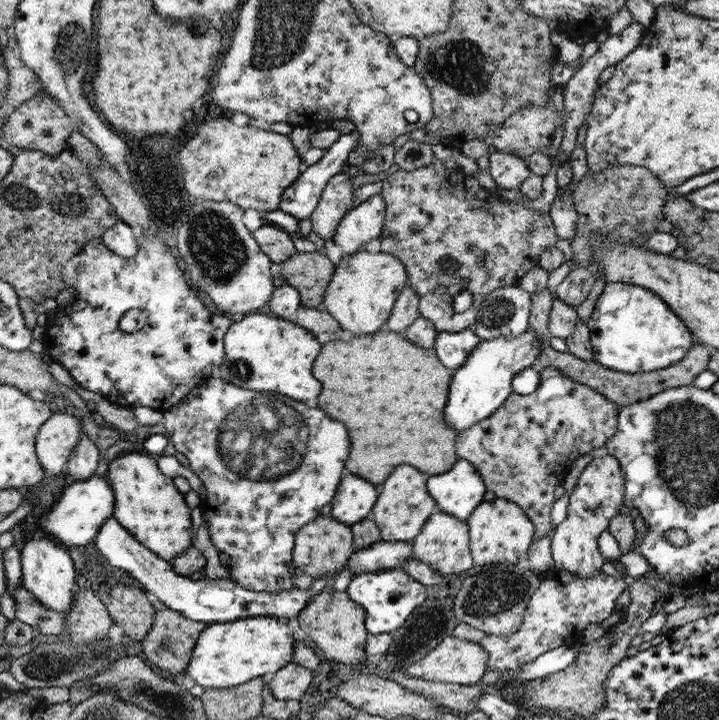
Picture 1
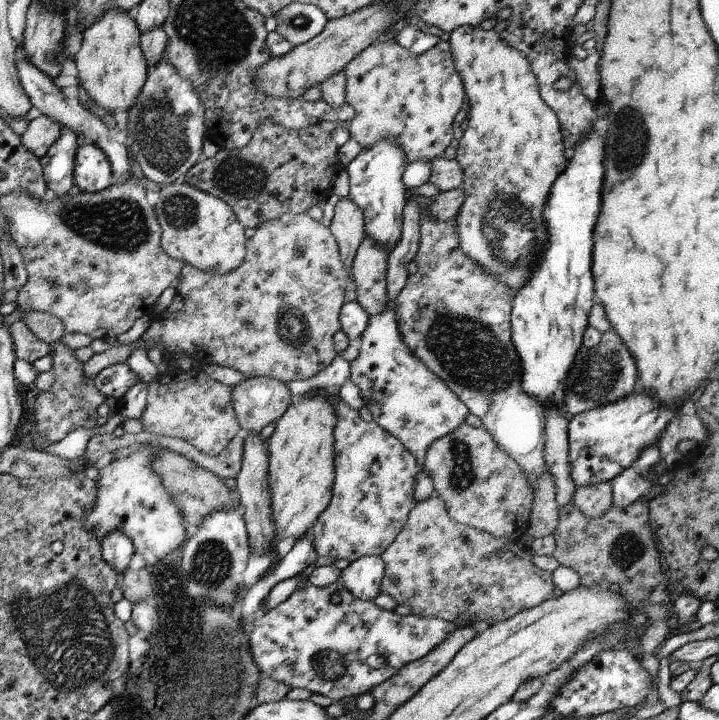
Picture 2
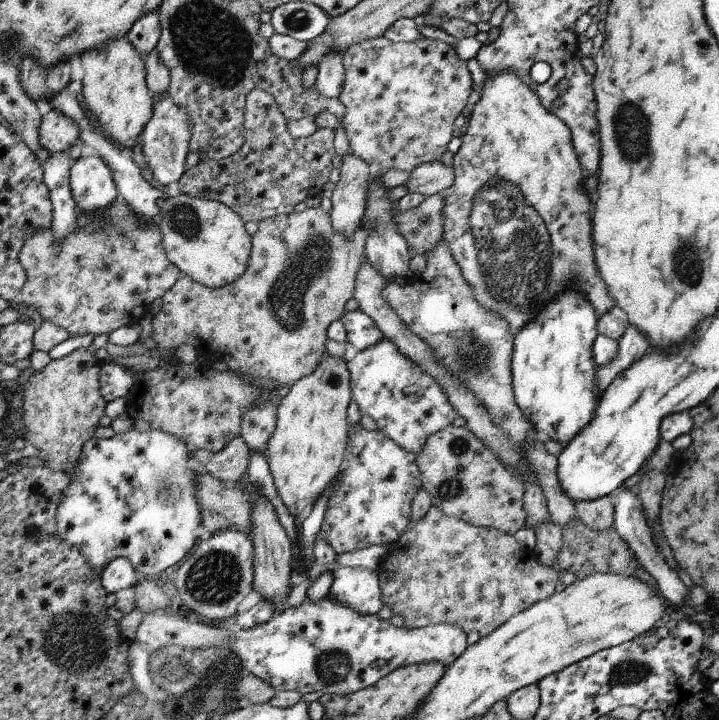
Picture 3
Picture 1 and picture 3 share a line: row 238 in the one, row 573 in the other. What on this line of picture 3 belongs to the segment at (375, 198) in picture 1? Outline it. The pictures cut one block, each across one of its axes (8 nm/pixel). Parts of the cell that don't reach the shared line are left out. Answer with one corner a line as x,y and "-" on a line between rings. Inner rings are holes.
339,567
334,571
329,596
361,615
376,615
384,606
378,572
362,567

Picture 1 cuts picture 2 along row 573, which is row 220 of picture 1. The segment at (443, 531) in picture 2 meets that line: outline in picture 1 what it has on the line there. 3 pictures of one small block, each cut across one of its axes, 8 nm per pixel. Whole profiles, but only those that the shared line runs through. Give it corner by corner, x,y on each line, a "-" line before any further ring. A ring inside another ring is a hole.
437,157
432,159
432,163
414,171
398,169
398,171
382,181
382,192
380,195
384,197
384,203
387,204
385,224
383,225
381,235
379,236
381,251
386,254
392,254
403,262
408,275
408,284
416,291
419,298
419,314
424,316
425,319
430,320
438,333
460,332
466,328
472,327
474,321
476,321
476,315
478,315
477,310
482,306
484,297
488,295
490,291
498,287
519,284
520,279
528,270
530,270
530,267
539,264
540,255
542,255
544,249
552,247
552,245
556,245
556,242
558,242
559,237
555,231
553,221
548,214
541,214
526,208
524,209
520,204
515,202
506,202
506,200
500,198
496,192
484,189
480,185
480,182
474,177
474,173
468,174
468,172
465,172
460,166
454,167
453,169
446,168
444,162
-
438,286
446,286
447,291
443,296
434,296
434,290
436,290
-
464,290
472,294
472,306
470,306
467,311
458,312
454,310
452,302
454,302
454,296
456,296
458,292

